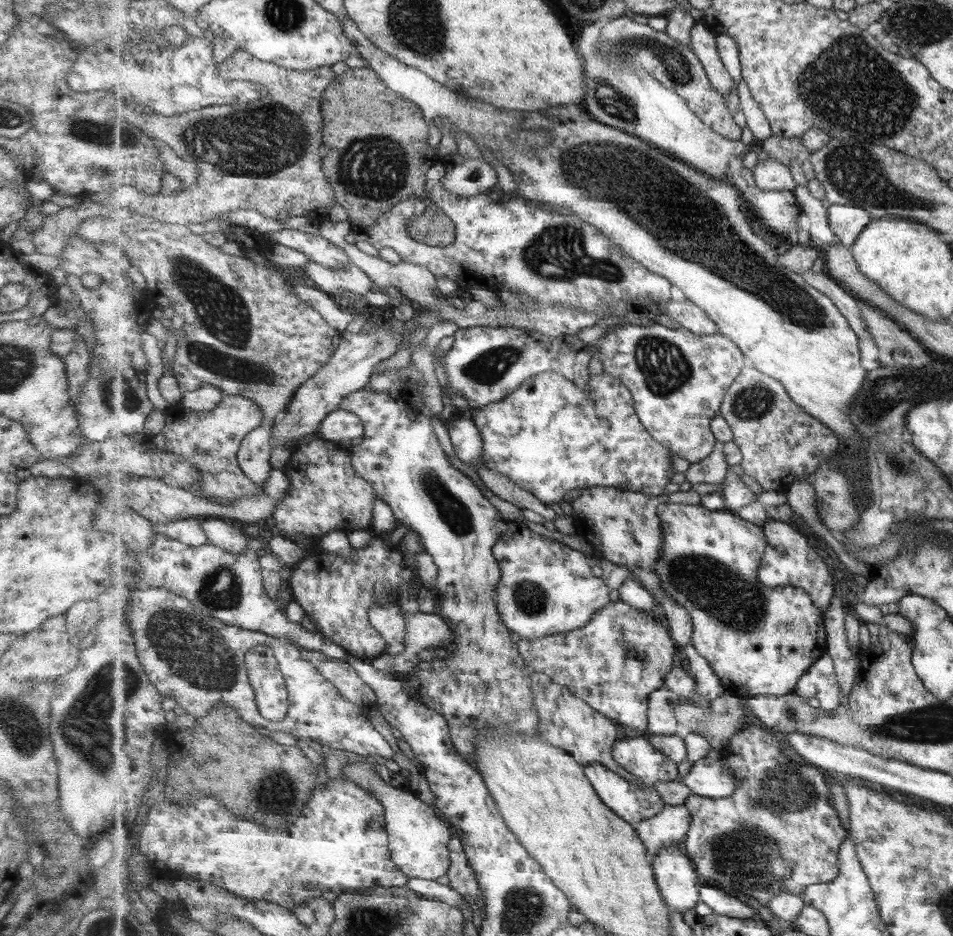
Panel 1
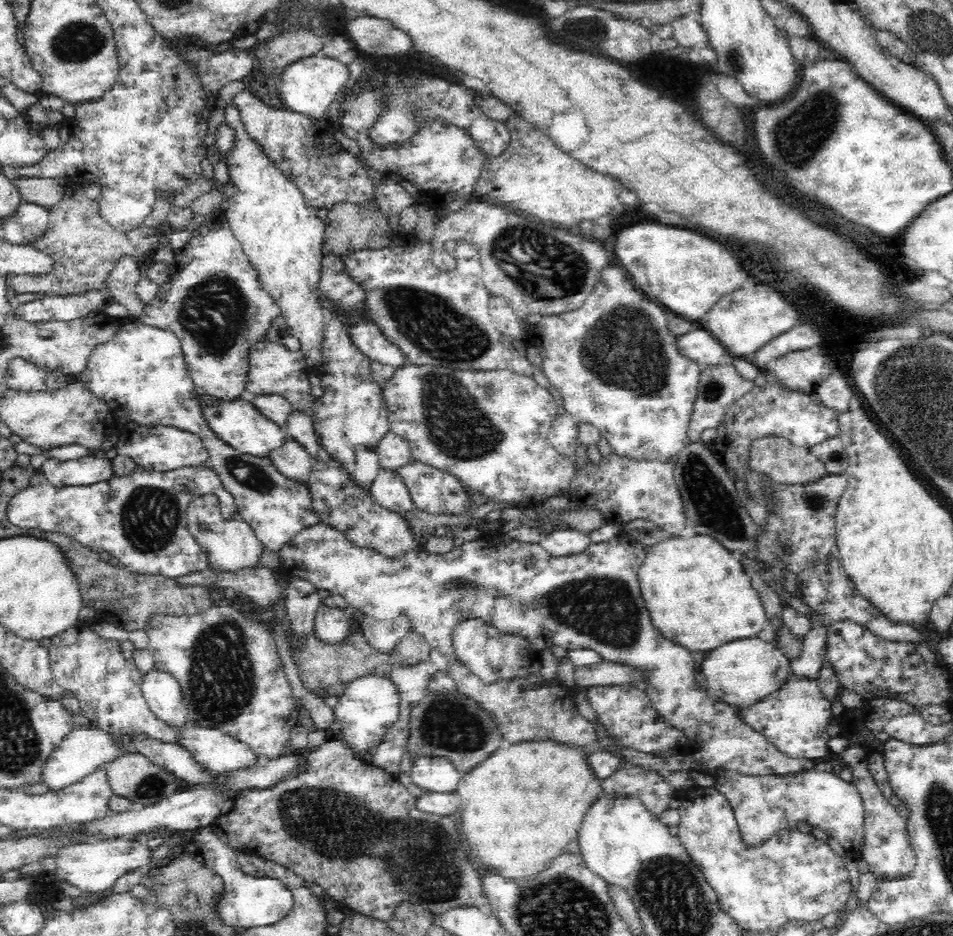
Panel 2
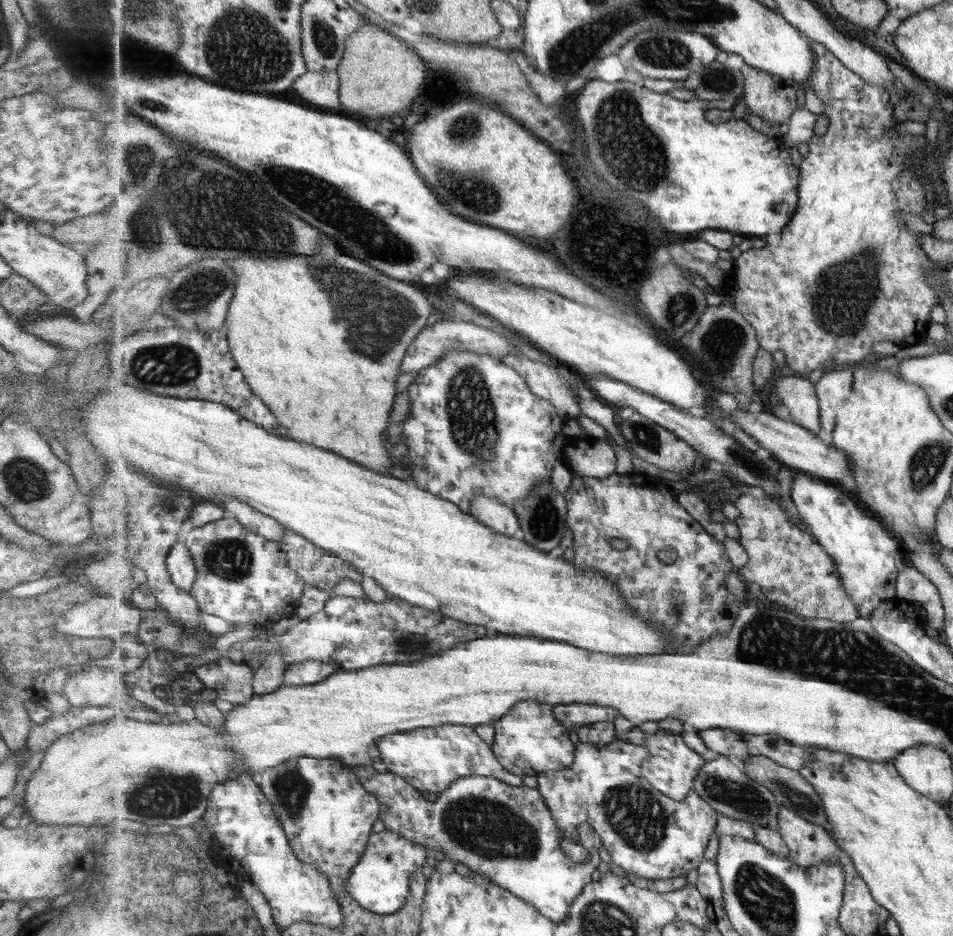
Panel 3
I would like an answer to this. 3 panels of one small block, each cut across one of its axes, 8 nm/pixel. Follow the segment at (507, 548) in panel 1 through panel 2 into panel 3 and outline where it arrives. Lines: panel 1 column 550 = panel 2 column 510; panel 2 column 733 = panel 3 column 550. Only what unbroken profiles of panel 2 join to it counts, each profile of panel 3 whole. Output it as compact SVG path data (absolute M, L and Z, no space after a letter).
M525 700L517 703L503 718L493 722L493 726L494 754L509 772L521 777L537 777L543 772L573 767L577 744L569 740L570 730L555 717L554 705L539 700Z

